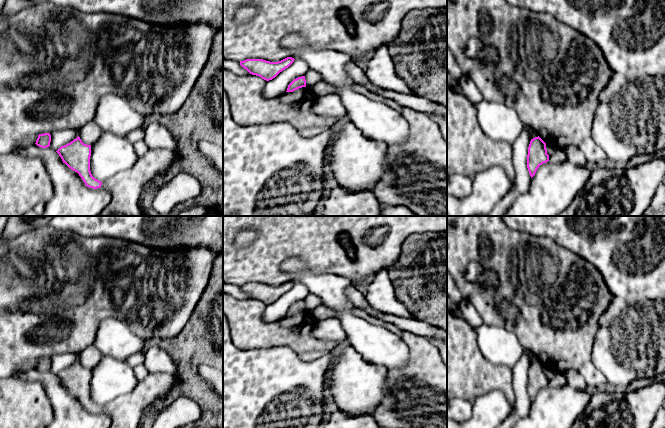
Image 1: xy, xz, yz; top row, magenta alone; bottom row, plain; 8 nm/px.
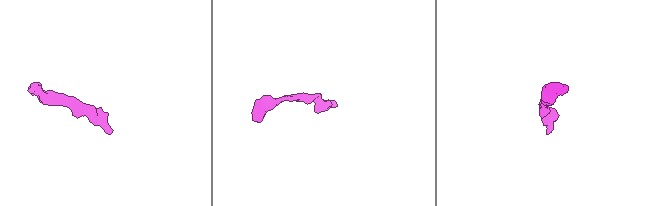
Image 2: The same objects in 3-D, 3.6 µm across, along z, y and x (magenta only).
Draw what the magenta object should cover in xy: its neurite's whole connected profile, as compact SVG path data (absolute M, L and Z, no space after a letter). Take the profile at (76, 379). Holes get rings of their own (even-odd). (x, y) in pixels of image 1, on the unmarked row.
M79 360L70 367L61 370L56 376L61 381L63 387L79 398L87 411L107 413L111 418L109 428L140 428L144 409L157 400L162 401L178 381L176 376L167 373L149 374L145 379L139 381L131 392L101 406L95 403L90 395L91 369L84 368Z

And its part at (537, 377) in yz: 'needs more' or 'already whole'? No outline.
already whole

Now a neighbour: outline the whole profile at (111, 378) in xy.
M106 355L91 369L90 395L95 403L104 406L131 392L138 382L125 361Z

